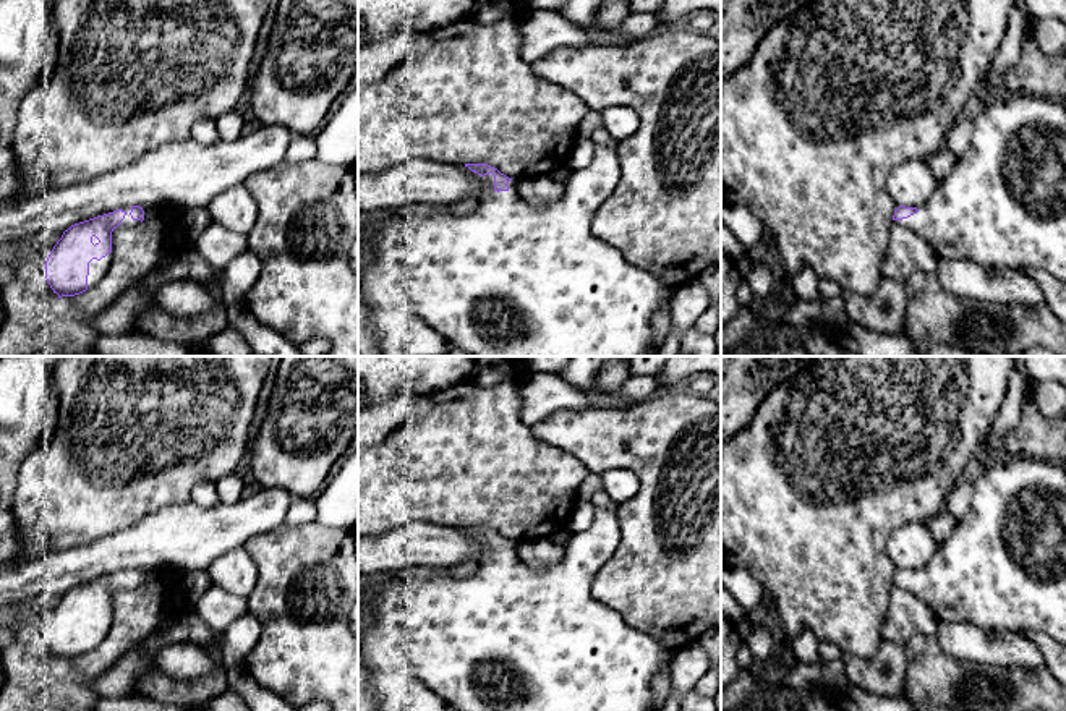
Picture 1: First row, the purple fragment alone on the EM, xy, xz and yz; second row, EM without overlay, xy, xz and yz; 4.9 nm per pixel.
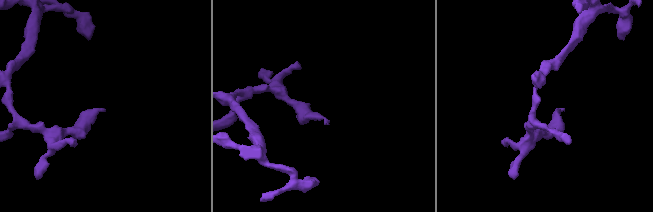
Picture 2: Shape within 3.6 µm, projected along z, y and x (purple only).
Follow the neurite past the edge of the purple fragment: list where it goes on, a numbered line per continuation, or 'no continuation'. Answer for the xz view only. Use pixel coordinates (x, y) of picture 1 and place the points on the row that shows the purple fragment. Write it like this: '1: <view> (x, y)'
1: xz (507, 279)

